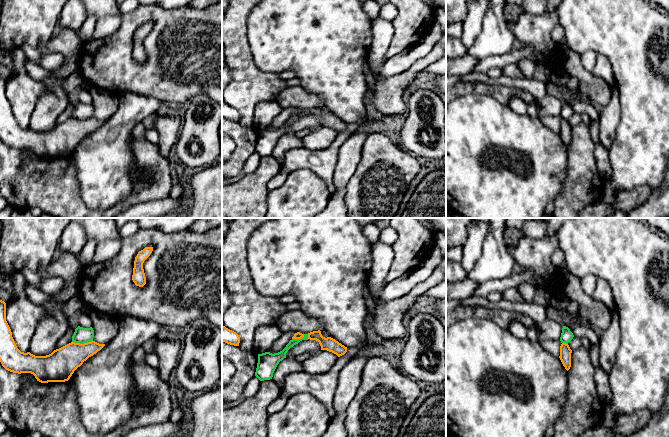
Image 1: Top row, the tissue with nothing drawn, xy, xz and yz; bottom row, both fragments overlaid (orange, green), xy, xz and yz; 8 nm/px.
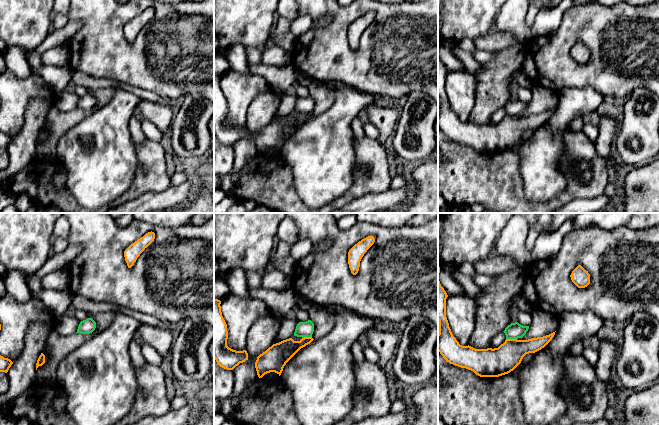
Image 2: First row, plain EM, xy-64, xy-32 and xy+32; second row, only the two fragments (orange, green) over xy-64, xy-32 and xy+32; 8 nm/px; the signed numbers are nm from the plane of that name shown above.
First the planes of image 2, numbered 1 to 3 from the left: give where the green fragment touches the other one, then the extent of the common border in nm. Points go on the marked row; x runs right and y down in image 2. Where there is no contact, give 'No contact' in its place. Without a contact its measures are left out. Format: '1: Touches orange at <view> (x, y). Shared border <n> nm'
1: No contact
2: Touches orange at xy-32 (306, 337). Shared border 80 nm
3: Touches orange at xy+32 (511, 339). Shared border 90 nm

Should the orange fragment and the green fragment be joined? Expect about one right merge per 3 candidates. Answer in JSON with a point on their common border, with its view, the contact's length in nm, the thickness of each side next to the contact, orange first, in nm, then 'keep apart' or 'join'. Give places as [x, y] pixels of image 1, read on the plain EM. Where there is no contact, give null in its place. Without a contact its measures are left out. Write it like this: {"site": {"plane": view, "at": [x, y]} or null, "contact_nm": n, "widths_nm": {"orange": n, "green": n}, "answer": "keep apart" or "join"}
{"site": {"plane": "xy", "at": [82, 120]}, "contact_nm": 170, "widths_nm": {"orange": 240, "green": 130}, "answer": "keep apart"}

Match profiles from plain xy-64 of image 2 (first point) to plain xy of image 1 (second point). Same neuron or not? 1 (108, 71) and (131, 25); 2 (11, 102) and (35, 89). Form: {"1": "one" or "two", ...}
{"1": "one", "2": "one"}

